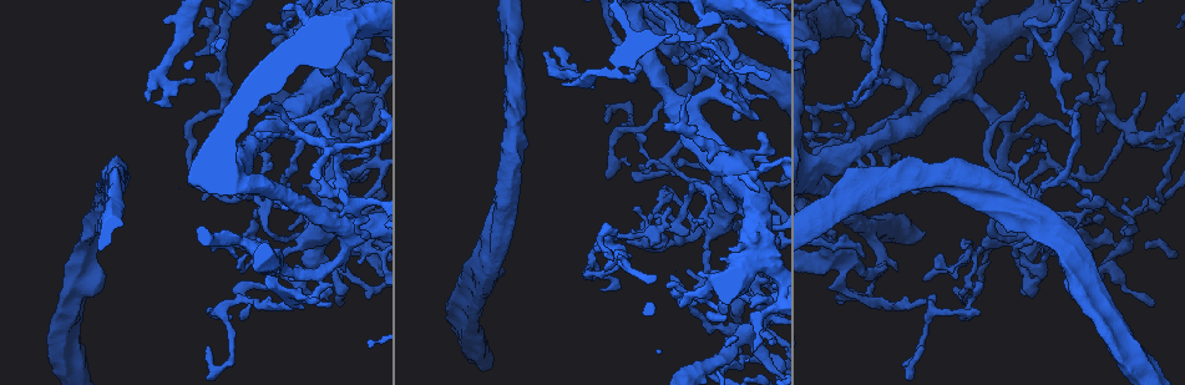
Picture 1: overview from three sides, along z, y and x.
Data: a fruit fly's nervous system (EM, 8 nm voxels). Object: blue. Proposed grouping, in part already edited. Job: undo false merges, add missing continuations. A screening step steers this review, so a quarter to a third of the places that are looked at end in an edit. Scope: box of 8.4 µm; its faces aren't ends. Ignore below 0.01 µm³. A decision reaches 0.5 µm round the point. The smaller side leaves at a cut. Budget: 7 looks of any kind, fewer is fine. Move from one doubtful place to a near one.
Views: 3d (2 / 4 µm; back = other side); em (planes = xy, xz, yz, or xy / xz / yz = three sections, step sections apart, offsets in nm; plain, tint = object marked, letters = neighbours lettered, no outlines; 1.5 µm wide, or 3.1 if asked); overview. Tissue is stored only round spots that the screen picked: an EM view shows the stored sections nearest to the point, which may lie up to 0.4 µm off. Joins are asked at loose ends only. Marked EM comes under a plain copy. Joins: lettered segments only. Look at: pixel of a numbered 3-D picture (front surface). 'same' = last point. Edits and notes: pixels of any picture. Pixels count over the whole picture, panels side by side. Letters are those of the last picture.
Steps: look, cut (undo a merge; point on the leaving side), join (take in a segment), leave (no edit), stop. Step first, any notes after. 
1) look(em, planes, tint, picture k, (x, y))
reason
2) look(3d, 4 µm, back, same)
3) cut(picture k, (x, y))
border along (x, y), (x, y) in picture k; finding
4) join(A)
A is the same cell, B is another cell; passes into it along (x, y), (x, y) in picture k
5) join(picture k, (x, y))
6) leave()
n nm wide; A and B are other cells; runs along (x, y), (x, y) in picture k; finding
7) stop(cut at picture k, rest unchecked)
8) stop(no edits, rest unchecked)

look(3d, 4 µm, picture 1, (1102, 203))
branch point

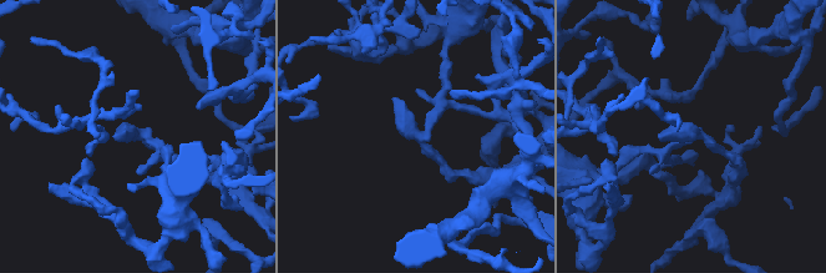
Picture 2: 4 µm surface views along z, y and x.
look(em, planes, letters, picture 2, (143, 133))

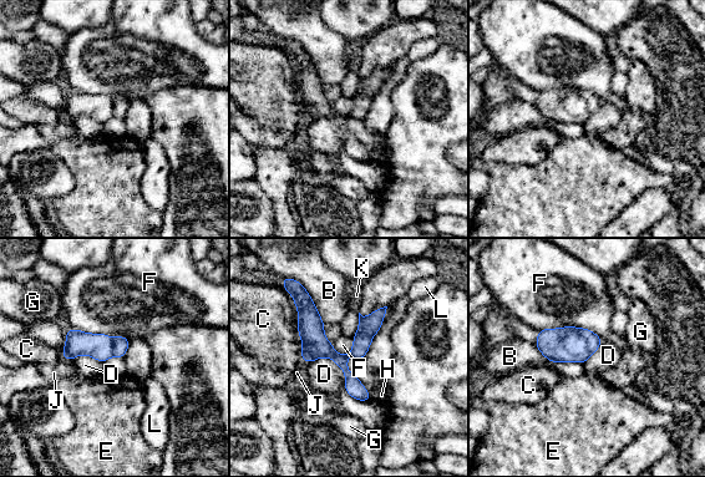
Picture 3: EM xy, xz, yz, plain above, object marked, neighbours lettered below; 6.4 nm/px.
leave()
110 nm wide; B, C, D, E, F, G, H, J, K and L are other cells; runs along (310, 305), (312, 334), (368, 397) in picture 3; all the same cell

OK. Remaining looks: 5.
look(3d, 2 µm, back, picture 1, (373, 99))
sharp bend

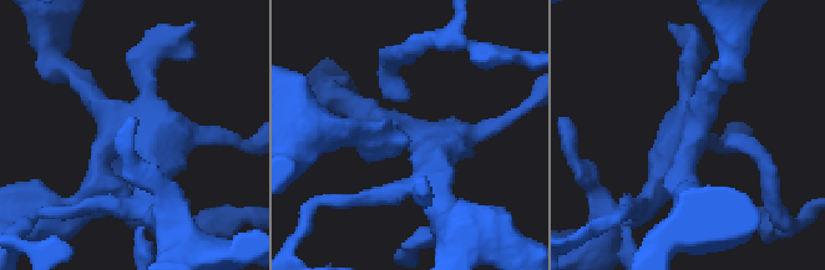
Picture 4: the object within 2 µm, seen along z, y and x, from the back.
look(em, planes, letters, picture 4, (410, 134))
now the EM

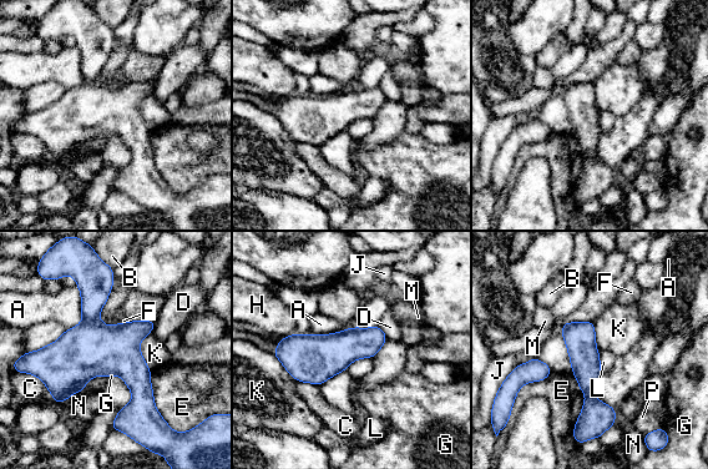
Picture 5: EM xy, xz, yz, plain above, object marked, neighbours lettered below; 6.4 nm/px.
leave()
E touches over 320 nm; A, B, C, D, E, F, G, H, J, K, L, M, N and P are other cells; border along (76, 285), (81, 321), (66, 329) in picture 5; all the same cell

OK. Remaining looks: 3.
look(em, 3.1 µm, planes, letters, picture 1, (754, 252))
three arms meet

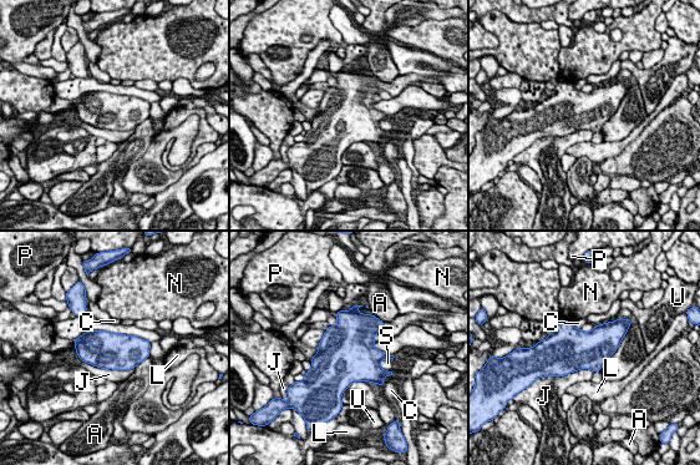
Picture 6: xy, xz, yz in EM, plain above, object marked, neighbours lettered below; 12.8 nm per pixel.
leave()
J touches over 700 nm; A, C, J, L, N, P, S and U are other cells; continuous, no second cell

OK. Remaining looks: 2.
stop(no edits, rest unchecked)

